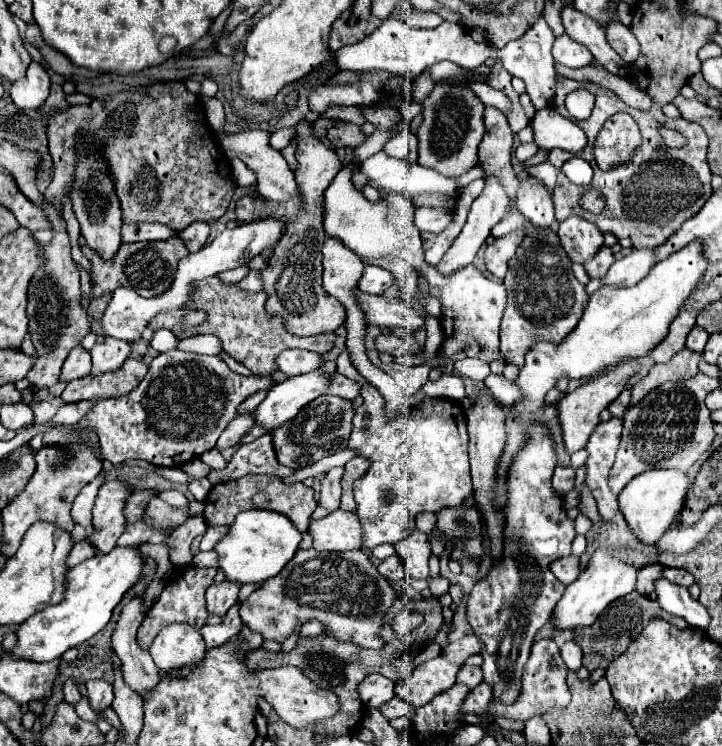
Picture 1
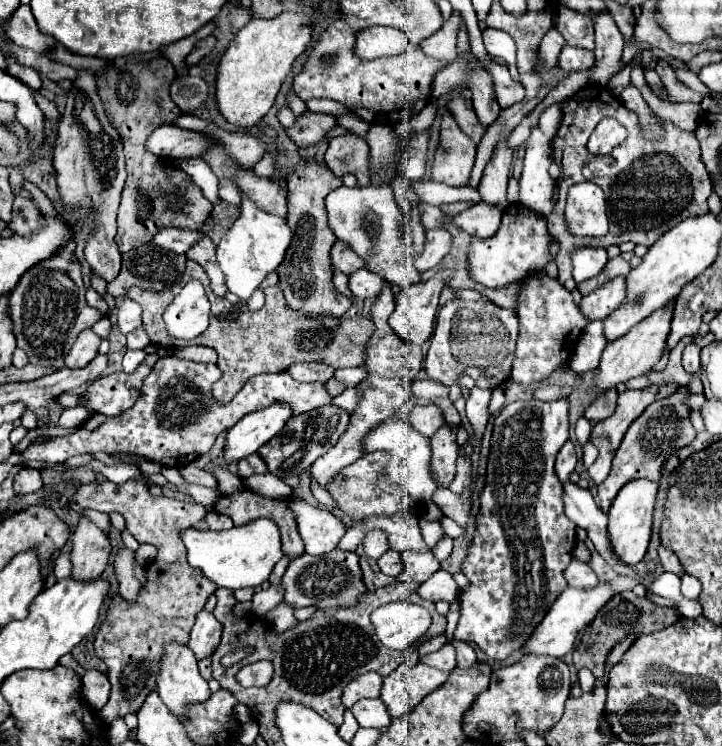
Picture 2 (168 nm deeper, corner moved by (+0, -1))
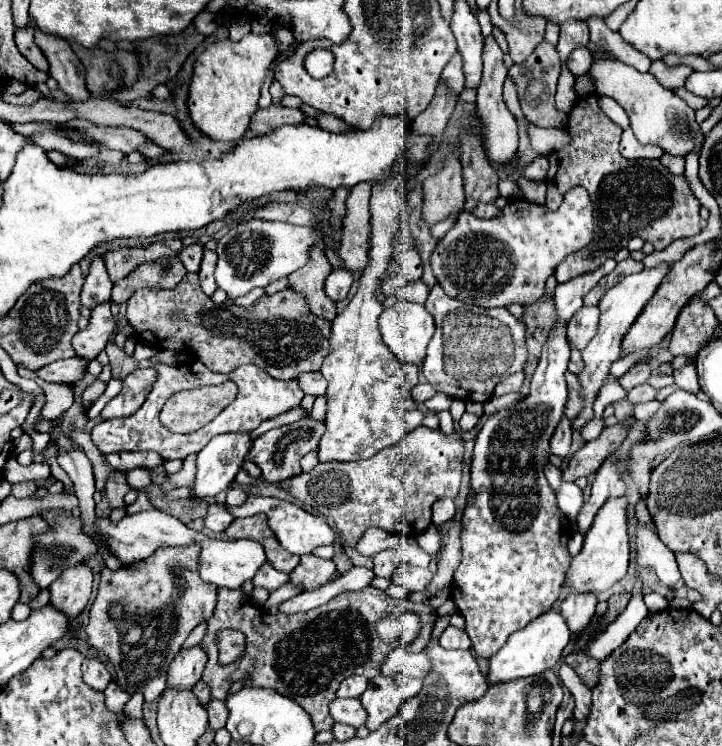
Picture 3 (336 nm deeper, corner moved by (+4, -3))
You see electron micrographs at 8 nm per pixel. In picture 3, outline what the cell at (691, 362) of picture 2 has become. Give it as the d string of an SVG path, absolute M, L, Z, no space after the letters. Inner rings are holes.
M687 362L683 364L683 368L675 370L673 372L673 378L675 378L675 384L685 390L685 392L699 392L699 384L697 384L697 370L695 370L695 364L693 362Z

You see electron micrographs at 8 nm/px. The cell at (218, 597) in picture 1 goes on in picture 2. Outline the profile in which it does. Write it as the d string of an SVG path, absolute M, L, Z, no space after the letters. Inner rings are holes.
M201 610L201 614L197 614L197 622L195 622L193 630L189 632L189 642L187 642L187 646L191 648L191 652L195 654L197 660L213 656L213 652L217 650L219 640L221 640L221 630L223 630L223 626L213 614L209 614L205 610Z

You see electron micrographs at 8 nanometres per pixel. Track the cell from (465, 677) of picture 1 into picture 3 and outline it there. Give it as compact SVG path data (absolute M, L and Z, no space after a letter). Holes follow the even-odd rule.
M447 626L447 630L439 638L439 646L445 648L445 650L469 650L471 648L471 640L461 628Z

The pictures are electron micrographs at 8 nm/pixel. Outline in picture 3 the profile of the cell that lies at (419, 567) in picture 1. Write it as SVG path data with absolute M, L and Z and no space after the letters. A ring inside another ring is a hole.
M413 564L397 566L397 570L391 576L393 584L405 586L409 592L419 592L419 590L427 588L431 578L433 578L433 572L429 568L417 568Z

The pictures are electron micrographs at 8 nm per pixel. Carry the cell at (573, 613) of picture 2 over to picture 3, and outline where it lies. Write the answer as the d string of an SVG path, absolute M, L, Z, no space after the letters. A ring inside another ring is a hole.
M551 608L549 612L531 620L531 624L527 624L523 630L509 636L507 644L495 656L491 656L487 682L495 684L499 680L535 676L535 674L541 674L541 672L553 668L559 662L559 658L561 658L565 646L569 644L569 640L571 640L571 632L569 632L569 626L565 624L565 618L561 616L561 610Z

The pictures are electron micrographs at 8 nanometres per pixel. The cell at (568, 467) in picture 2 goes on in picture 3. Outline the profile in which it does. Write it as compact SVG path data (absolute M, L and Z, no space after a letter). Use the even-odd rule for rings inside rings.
M563 418L551 438L551 454L565 458L571 448L571 420Z

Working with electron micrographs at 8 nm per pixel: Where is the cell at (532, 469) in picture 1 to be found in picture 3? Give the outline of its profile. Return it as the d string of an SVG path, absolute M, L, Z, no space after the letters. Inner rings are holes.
M609 258L597 272L589 272L589 276L575 276L573 280L559 284L555 290L555 304L559 316L559 328L549 334L547 344L543 346L543 354L539 366L531 378L531 394L525 400L511 404L505 410L499 410L489 416L483 424L473 452L471 464L471 486L473 500L467 504L463 512L463 532L461 532L461 562L455 568L451 600L455 602L459 614L465 618L465 632L471 638L473 650L477 656L491 658L497 654L507 638L525 628L533 618L545 614L557 600L561 592L561 584L565 580L565 572L569 568L571 554L567 550L567 542L573 532L573 524L559 512L555 494L549 488L543 468L549 462L549 440L557 428L557 424L565 416L567 404L567 384L565 372L569 366L569 344L565 336L563 324L583 306L583 296L597 286L597 282L615 268L615 260Z

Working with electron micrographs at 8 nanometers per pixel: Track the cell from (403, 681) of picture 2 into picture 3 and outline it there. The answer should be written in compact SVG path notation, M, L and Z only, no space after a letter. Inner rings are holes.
M379 674L371 678L369 688L359 698L369 714L365 726L369 730L377 730L383 722L387 722L391 716L397 714L399 706L405 700L417 696L421 688L423 688L421 678L409 678L401 674L393 674L393 676Z

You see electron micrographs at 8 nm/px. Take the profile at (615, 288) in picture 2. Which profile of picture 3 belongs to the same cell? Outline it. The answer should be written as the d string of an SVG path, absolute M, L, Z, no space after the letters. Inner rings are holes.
M581 306L567 324L567 340L579 350L595 336L599 324L599 306Z

